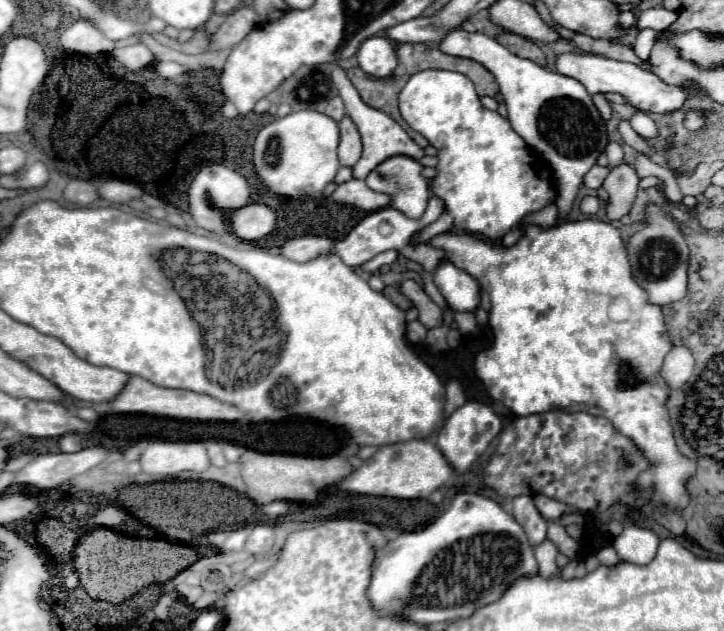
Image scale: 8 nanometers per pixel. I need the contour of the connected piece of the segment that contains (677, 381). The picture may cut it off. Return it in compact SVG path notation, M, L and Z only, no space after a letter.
M674 347L664 359L662 373L668 385L672 385L672 389L680 389L680 385L684 385L684 381L692 377L692 371L694 371L694 357L686 347Z

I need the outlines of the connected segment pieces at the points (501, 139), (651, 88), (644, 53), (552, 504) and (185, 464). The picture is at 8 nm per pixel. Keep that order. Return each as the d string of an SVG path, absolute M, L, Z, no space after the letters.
M420 71L408 79L400 91L400 115L404 121L438 151L436 153L436 177L432 179L432 193L444 203L444 211L452 215L454 227L464 233L476 233L490 241L500 241L504 233L522 223L522 219L534 211L552 205L558 197L554 177L548 165L538 161L528 143L512 129L510 121L498 111L486 109L468 77L454 71Z
M562 53L562 55L556 57L554 71L580 81L590 95L594 95L594 93L620 93L620 95L624 95L628 99L628 103L634 109L642 109L642 111L672 113L672 111L680 109L684 105L684 101L686 101L686 91L676 89L674 85L666 85L654 73L644 71L634 63L622 63L622 61L616 61L616 59L602 57L602 55Z
M640 29L636 43L634 43L634 53L642 61L646 61L650 57L650 51L652 51L652 45L656 43L656 39L658 39L658 33L654 29Z
M534 495L534 503L546 521L558 521L566 513L566 503L560 503L546 495Z
M152 441L140 457L142 471L152 475L176 477L180 471L204 471L210 461L202 443Z

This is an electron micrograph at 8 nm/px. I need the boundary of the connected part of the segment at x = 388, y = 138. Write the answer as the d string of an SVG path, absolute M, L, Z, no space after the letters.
M332 65L334 71L332 71L332 79L336 81L336 87L340 91L340 97L346 105L346 115L352 117L352 121L356 123L360 135L362 135L362 143L364 143L364 153L360 157L360 161L352 167L354 169L354 177L356 179L364 179L368 177L368 173L380 165L382 161L390 159L390 157L396 157L396 155L406 155L406 157L412 157L412 159L420 159L424 157L424 151L408 137L408 133L396 123L392 121L392 117L388 117L386 113L380 113L378 109L372 109L368 105L364 105L364 101L360 101L360 95L356 93L356 89L352 89L352 85L348 85L348 77L344 77L344 69L340 69L340 65Z

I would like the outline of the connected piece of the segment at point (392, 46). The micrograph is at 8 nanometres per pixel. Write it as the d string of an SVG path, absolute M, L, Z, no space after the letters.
M370 37L364 41L356 53L358 65L364 73L376 79L390 77L398 65L396 59L396 43L390 41L388 37Z

